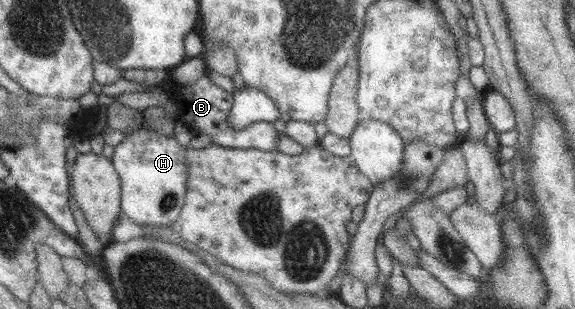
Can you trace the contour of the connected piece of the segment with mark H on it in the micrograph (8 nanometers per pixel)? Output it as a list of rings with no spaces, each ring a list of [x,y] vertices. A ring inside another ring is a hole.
[[[138,129],[128,132],[122,142],[113,148],[110,159],[116,174],[119,176],[121,194],[120,208],[135,226],[169,226],[176,220],[184,202],[186,192],[186,147],[180,146],[174,136],[166,136],[161,132]]]

